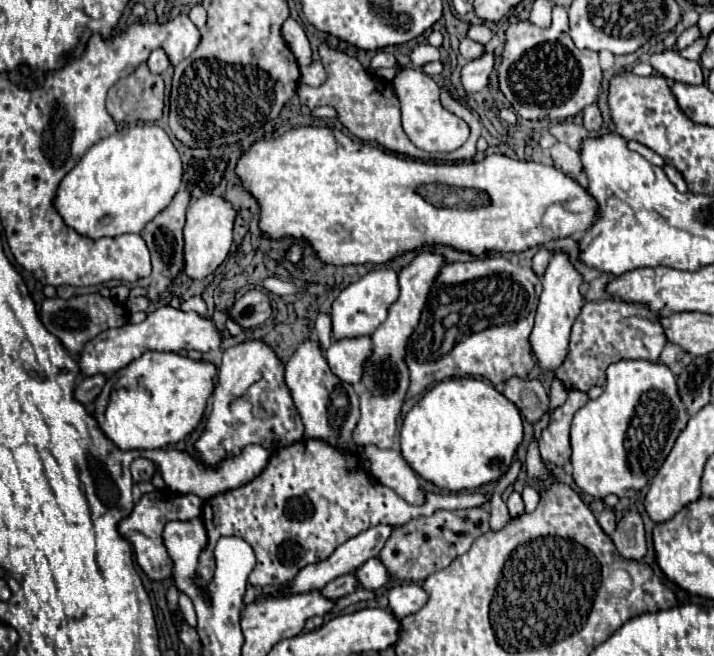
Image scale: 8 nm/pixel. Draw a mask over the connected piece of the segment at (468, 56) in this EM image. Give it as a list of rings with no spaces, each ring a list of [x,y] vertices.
[[[469,38],[461,40],[461,56],[463,56],[465,60],[473,60],[473,58],[479,58],[481,54],[483,54],[483,46],[481,46],[481,44],[477,44],[477,42],[469,40]]]

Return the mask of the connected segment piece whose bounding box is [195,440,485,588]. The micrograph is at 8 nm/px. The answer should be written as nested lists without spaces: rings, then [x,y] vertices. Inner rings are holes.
[[[319,440],[317,444],[317,448],[311,448],[307,442],[295,442],[277,448],[269,458],[267,468],[255,480],[213,496],[203,504],[201,518],[209,542],[199,556],[195,576],[199,588],[213,580],[213,548],[221,536],[239,536],[253,548],[257,564],[248,577],[249,584],[261,588],[283,588],[295,580],[299,570],[327,560],[337,546],[371,526],[401,526],[411,518],[429,516],[437,510],[459,510],[485,504],[485,498],[479,492],[425,492],[425,504],[409,504],[395,490],[383,486],[365,472],[363,466],[359,466],[359,454],[335,448],[325,440]]]

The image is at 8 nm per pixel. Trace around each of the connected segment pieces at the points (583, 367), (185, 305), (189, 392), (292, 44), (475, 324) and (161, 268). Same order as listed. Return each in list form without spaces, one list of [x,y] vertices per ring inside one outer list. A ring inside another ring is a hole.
[[[599,300],[587,302],[577,316],[569,352],[563,364],[555,370],[555,378],[563,382],[567,390],[587,392],[591,386],[605,386],[605,370],[609,364],[619,360],[647,360],[659,362],[663,348],[669,344],[665,328],[661,326],[661,316],[655,314],[647,304],[633,304],[623,300]]]
[[[191,296],[189,300],[181,302],[181,310],[185,312],[197,312],[197,314],[205,314],[207,312],[207,304],[201,296]]]
[[[145,352],[139,360],[115,372],[95,400],[95,418],[121,450],[153,450],[177,444],[191,434],[213,396],[217,366],[177,352]]]
[[[289,18],[285,24],[283,24],[283,40],[285,44],[289,46],[289,50],[293,52],[295,60],[299,66],[307,66],[311,64],[311,48],[309,48],[309,40],[307,40],[307,34],[303,30],[303,26]]]
[[[499,254],[445,264],[429,292],[419,326],[407,342],[405,364],[411,384],[405,398],[453,376],[477,376],[493,384],[503,384],[513,376],[527,378],[537,364],[529,336],[539,294],[539,276],[529,266],[515,266]]]
[[[185,190],[177,192],[175,198],[171,200],[171,204],[159,212],[155,216],[155,220],[151,220],[143,230],[141,230],[141,236],[143,240],[147,242],[147,246],[151,246],[151,262],[153,262],[153,272],[147,276],[147,278],[141,278],[137,280],[139,286],[143,288],[151,288],[151,300],[159,298],[165,288],[171,284],[171,280],[181,272],[181,266],[183,266],[183,226],[185,226],[185,210],[187,210],[187,204],[189,204],[189,194],[185,194]]]

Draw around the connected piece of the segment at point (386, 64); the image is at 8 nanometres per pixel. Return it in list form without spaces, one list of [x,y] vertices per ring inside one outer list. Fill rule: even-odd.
[[[377,52],[377,54],[371,58],[371,62],[369,62],[369,72],[373,74],[373,72],[379,70],[379,68],[393,68],[393,66],[397,66],[397,60],[395,60],[393,54]]]

